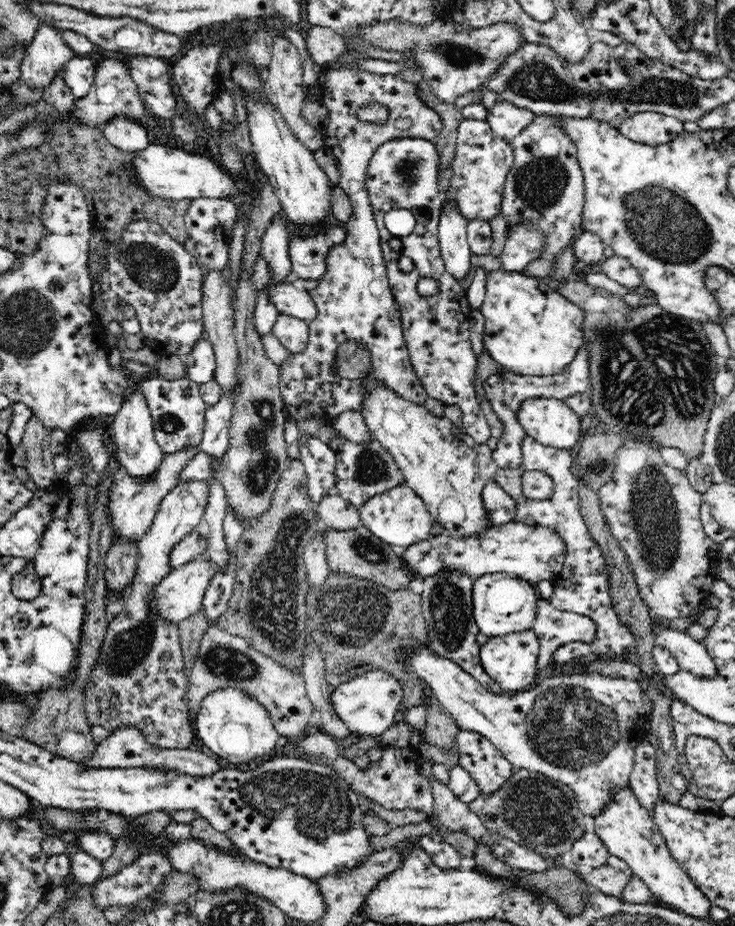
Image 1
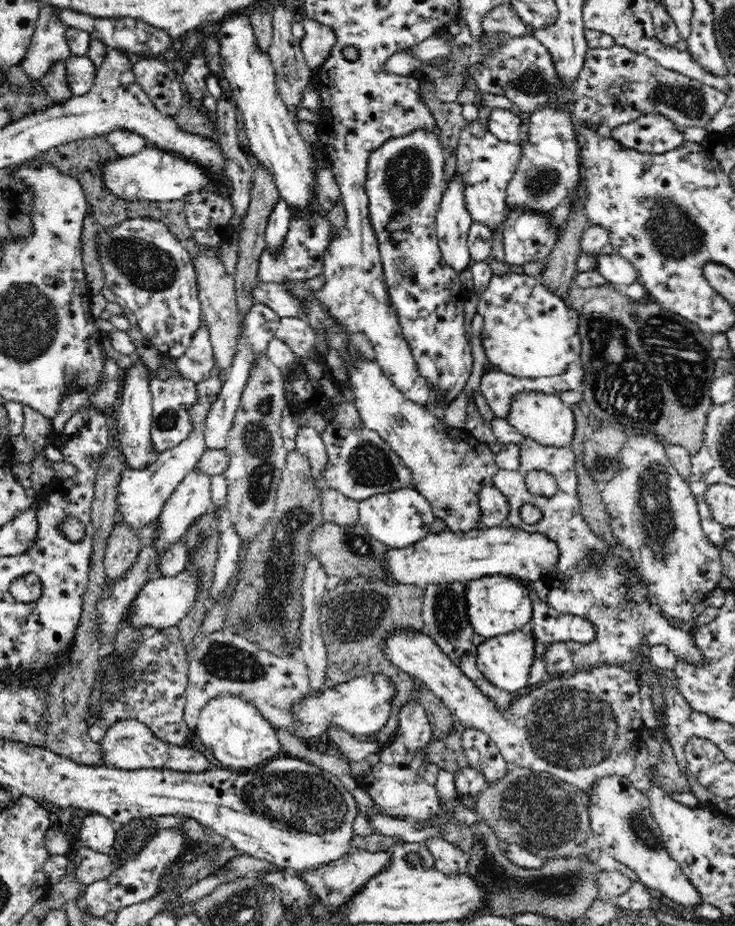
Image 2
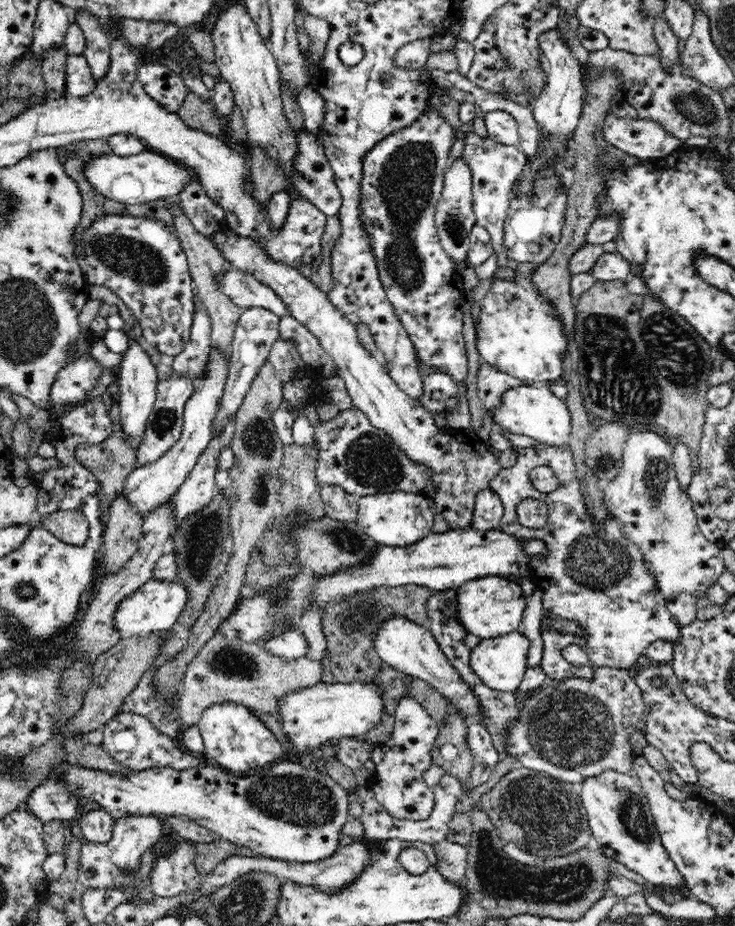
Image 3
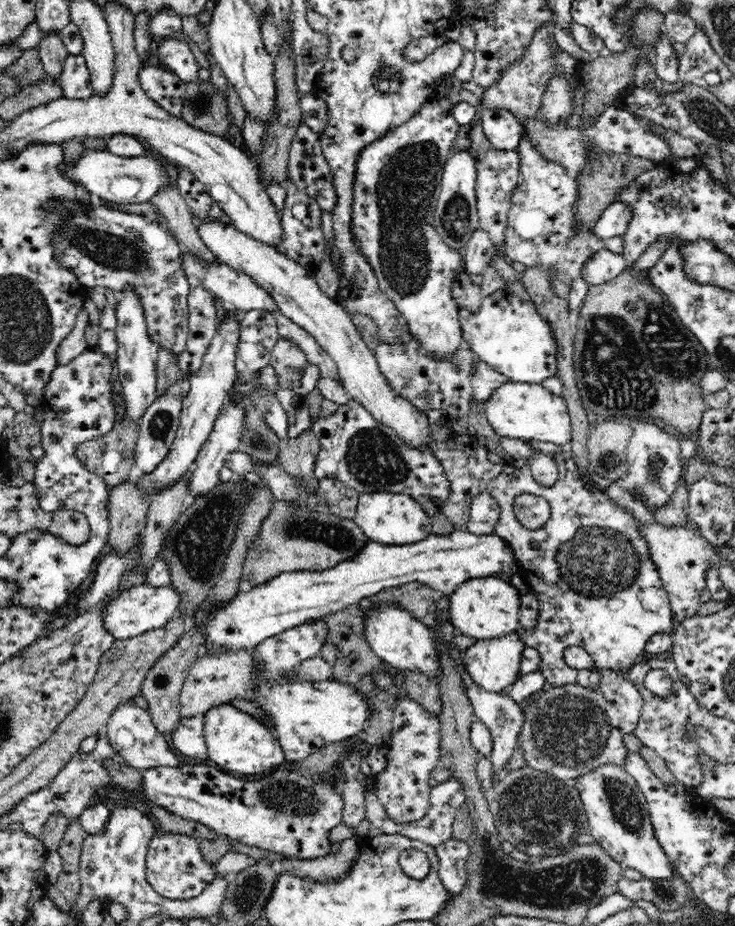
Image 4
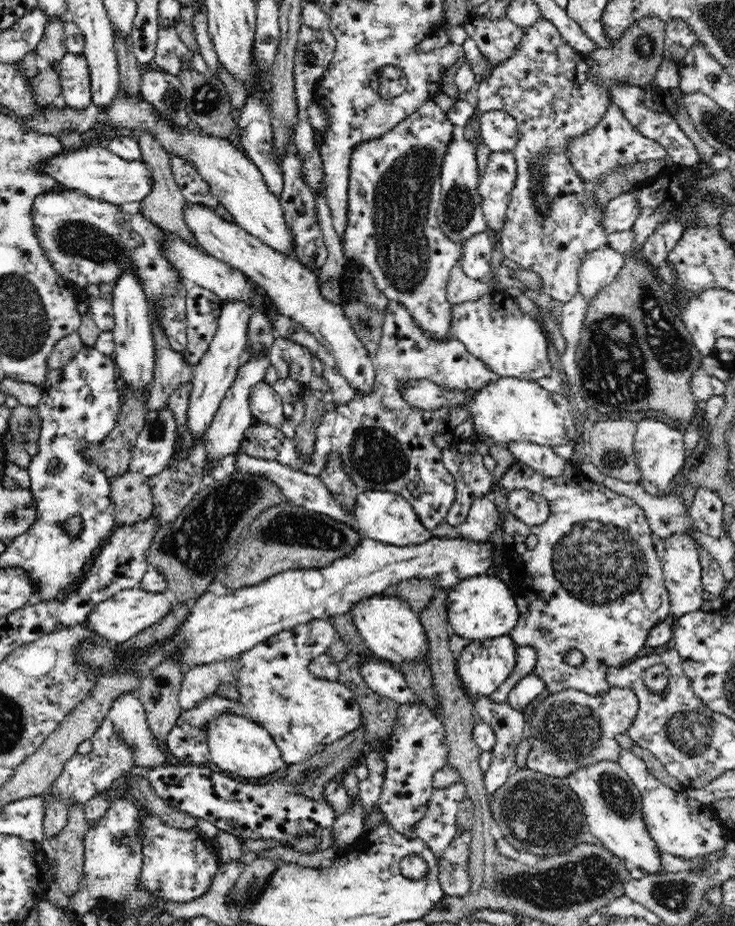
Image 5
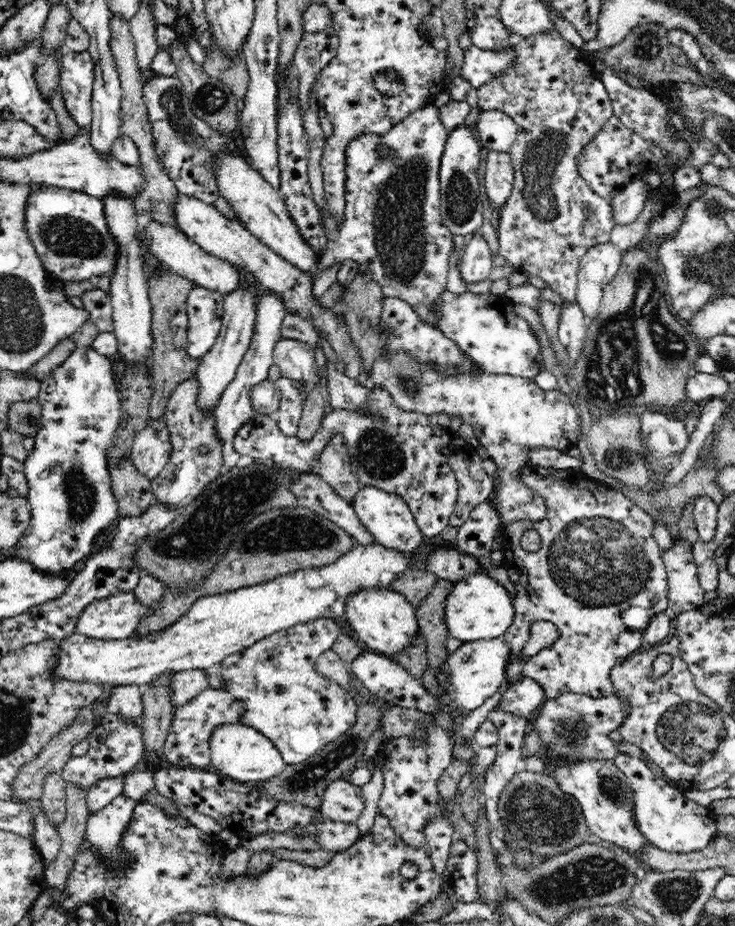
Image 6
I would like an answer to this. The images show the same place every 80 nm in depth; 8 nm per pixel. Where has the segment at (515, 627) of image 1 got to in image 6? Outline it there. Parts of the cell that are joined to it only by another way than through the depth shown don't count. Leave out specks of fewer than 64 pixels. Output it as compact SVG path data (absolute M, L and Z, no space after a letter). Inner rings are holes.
M471 574L453 585L447 596L445 625L449 635L465 642L502 637L515 618L513 598L502 583L487 574Z

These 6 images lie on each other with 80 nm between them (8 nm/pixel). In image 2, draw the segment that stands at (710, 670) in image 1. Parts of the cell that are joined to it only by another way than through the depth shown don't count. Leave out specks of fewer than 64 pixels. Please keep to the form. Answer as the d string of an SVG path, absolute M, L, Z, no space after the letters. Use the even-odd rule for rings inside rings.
M527 438L519 444L520 449L520 464L516 470L498 469L493 476L493 485L503 491L507 495L510 503L510 513L503 526L508 527L522 527L526 531L538 531L548 535L558 543L560 548L560 561L556 564L552 572L542 576L543 580L550 588L545 601L554 610L562 614L573 614L574 616L581 616L589 620L595 628L595 639L588 644L574 642L572 640L566 642L551 642L547 644L545 650L545 669L547 670L547 678L565 676L571 673L584 672L592 670L601 666L622 666L624 663L630 662L637 654L641 653L640 648L642 644L649 646L666 645L677 659L688 662L690 666L704 666L706 659L703 658L702 650L695 645L695 641L688 628L680 628L676 626L673 621L664 618L660 608L656 604L652 604L647 600L647 592L645 592L644 584L639 580L636 565L633 564L632 555L629 550L625 549L624 545L618 542L616 550L611 550L610 545L592 532L589 524L584 520L581 513L581 504L579 501L578 486L578 463L575 459L575 454L571 446L553 447L544 446L536 442L532 438ZM528 470L545 470L548 471L555 478L558 483L556 494L550 498L534 495L528 491L524 477ZM526 504L530 504L533 508L537 508L541 514L541 518L536 523L528 523L522 515L520 510Z

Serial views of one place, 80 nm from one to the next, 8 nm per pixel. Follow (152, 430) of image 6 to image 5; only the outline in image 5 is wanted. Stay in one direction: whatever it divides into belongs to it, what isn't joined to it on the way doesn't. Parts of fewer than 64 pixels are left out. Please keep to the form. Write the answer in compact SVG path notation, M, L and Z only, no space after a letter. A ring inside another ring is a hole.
M167 407L147 410L143 429L137 436L129 470L152 477L162 472L172 460L177 442L174 413Z

